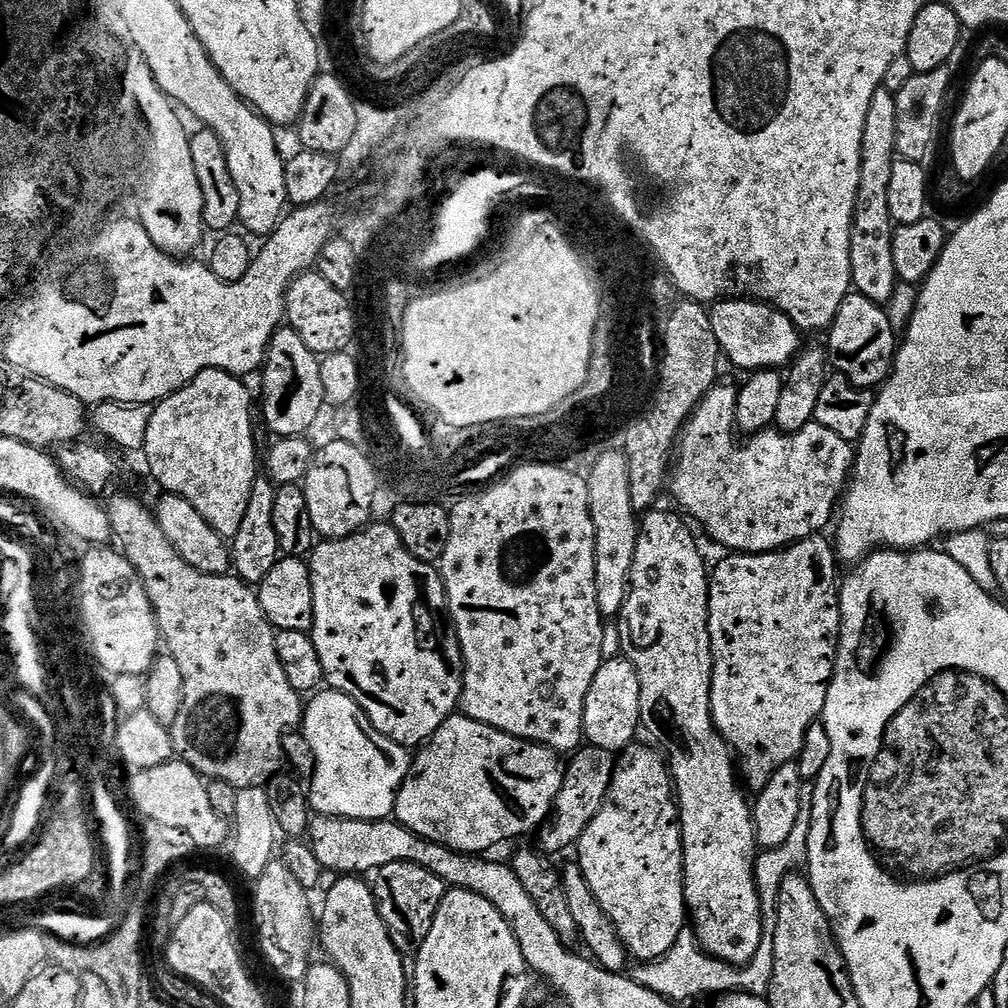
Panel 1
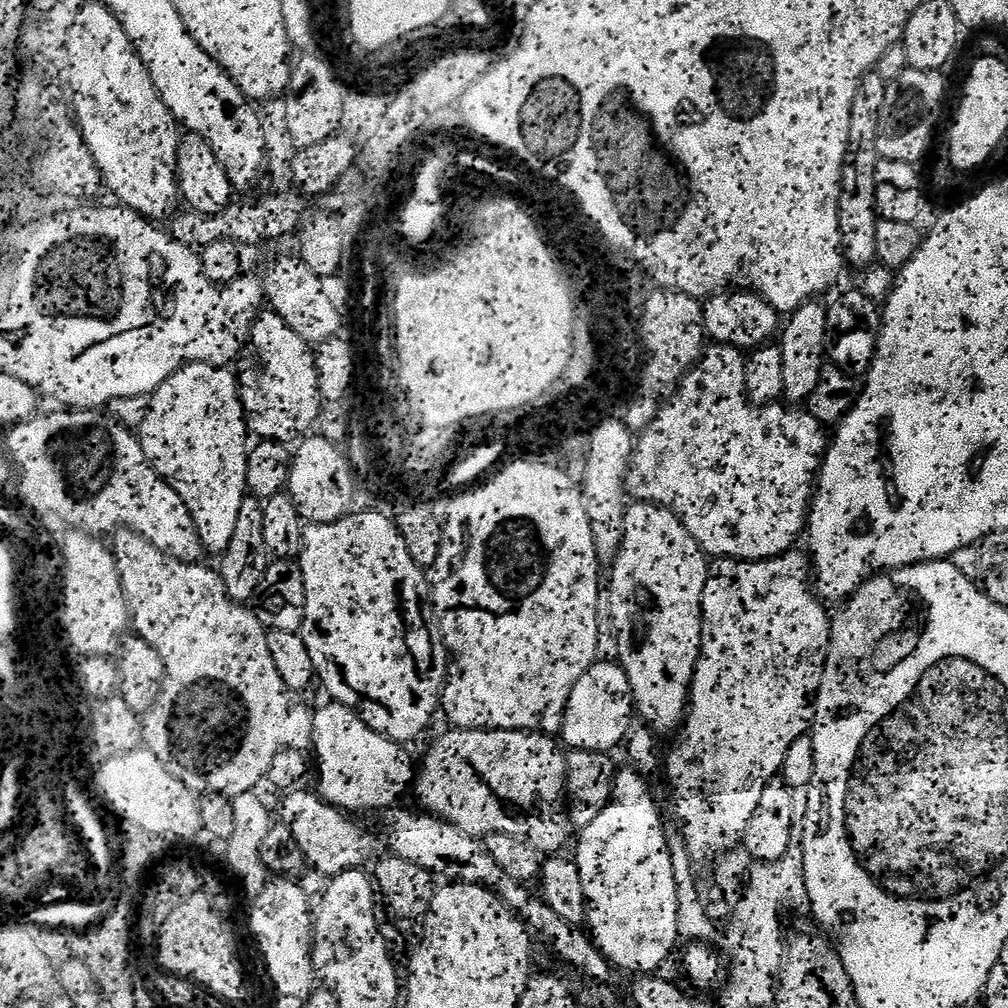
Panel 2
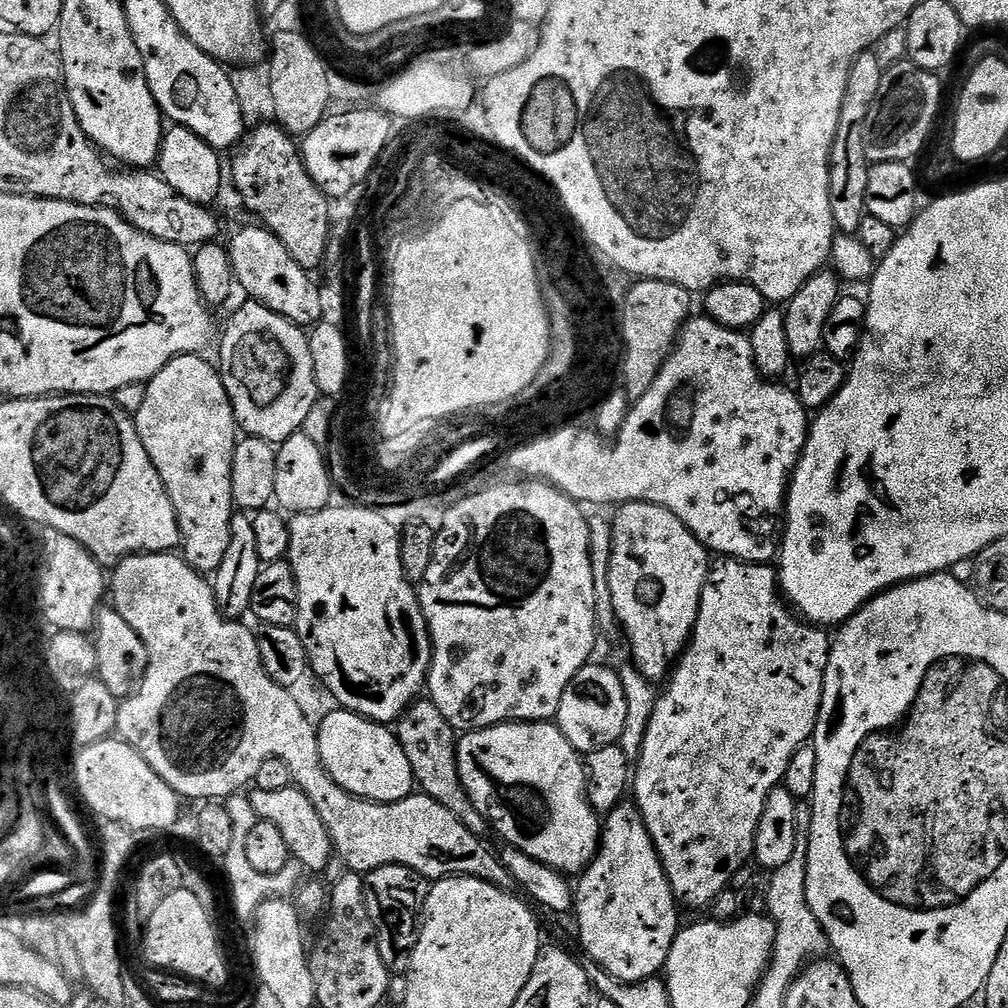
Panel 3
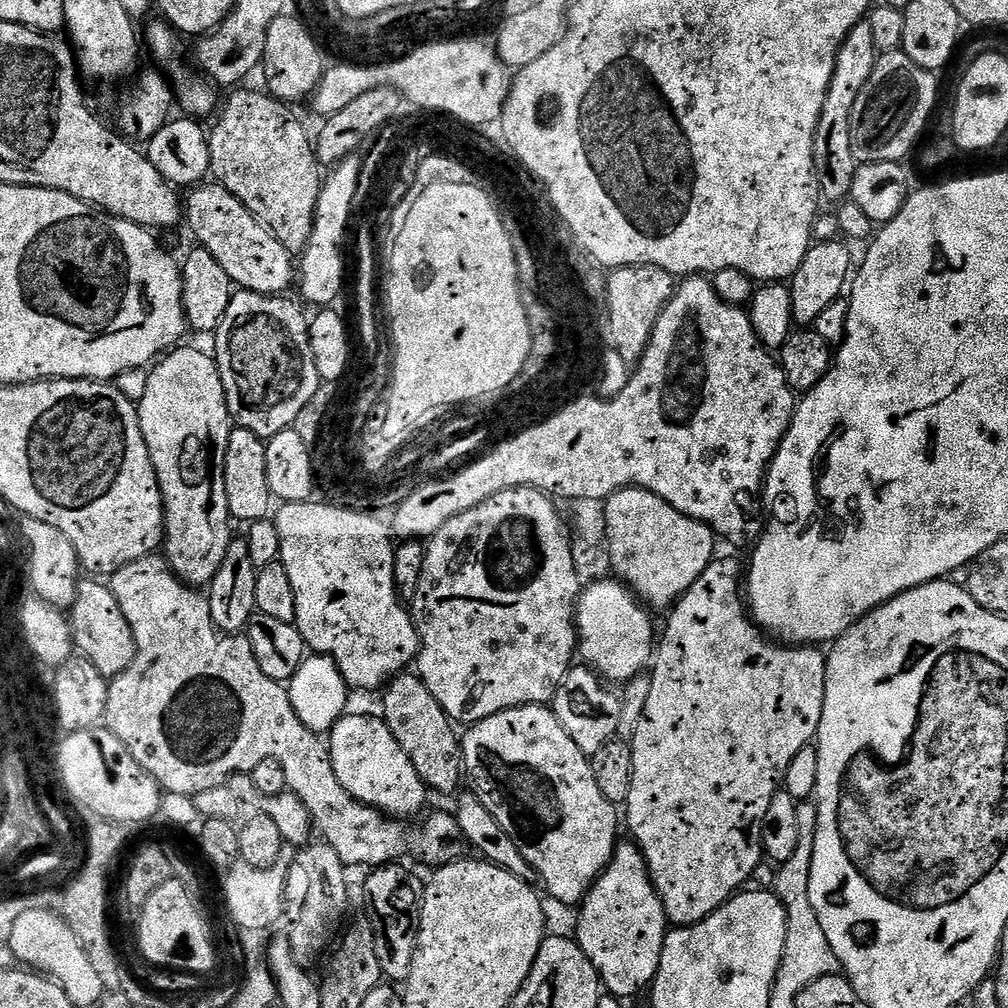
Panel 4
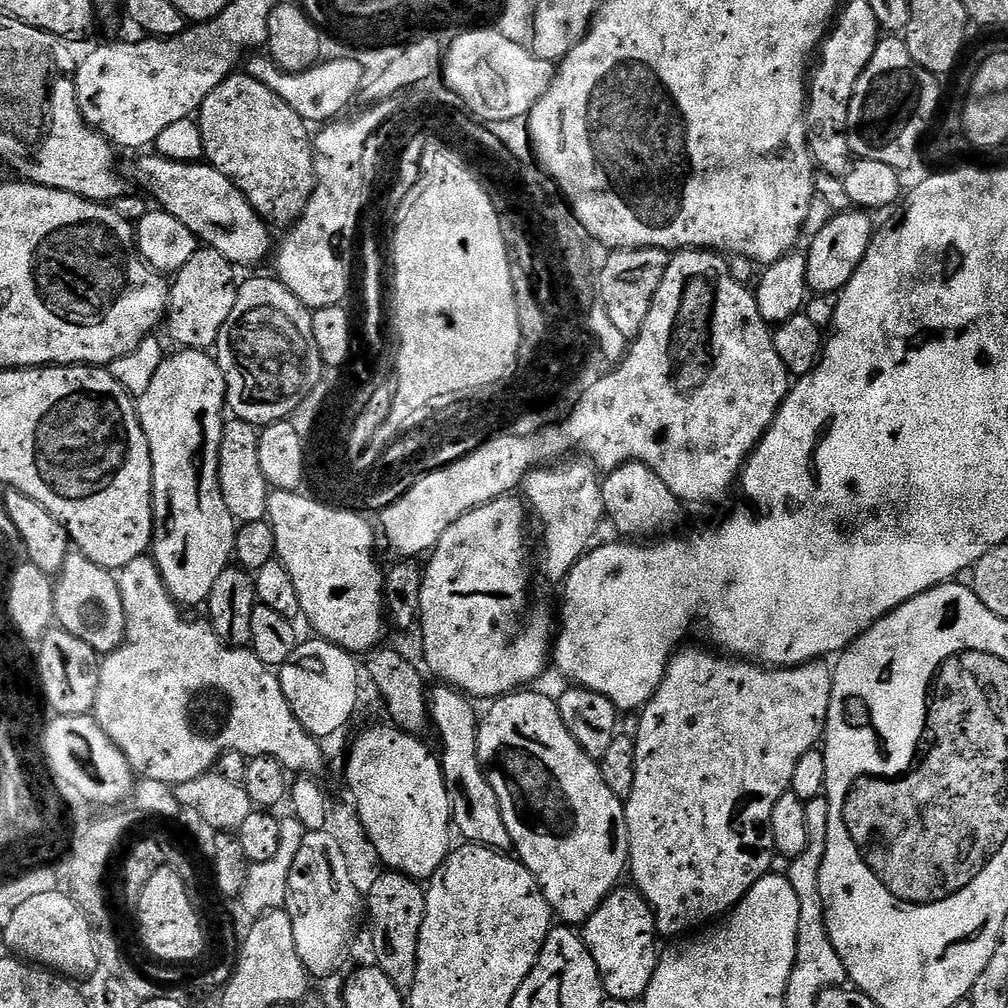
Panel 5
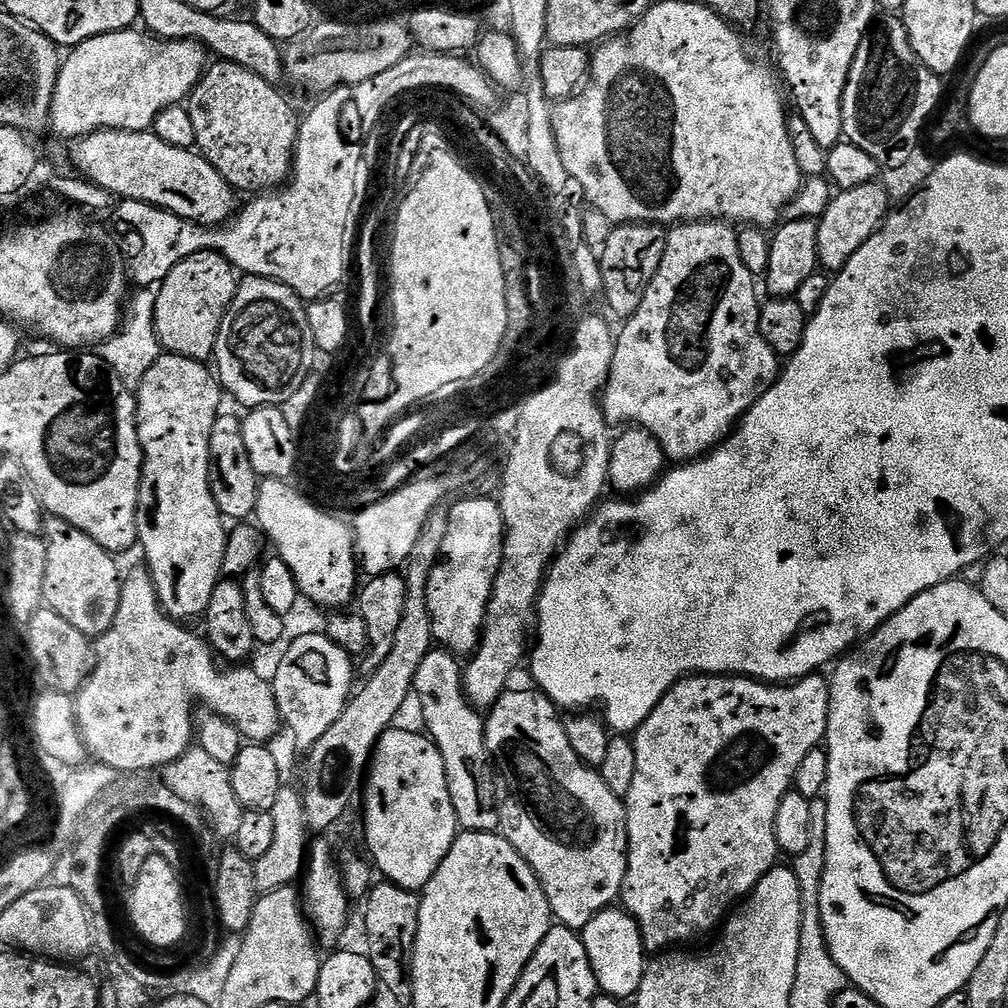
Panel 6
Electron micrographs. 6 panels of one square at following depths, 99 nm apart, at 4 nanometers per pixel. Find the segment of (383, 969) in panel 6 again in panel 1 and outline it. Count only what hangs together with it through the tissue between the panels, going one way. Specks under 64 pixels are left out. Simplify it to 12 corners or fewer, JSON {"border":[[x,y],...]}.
{"border":[[414,862],[375,873],[382,922],[415,957],[446,891]]}

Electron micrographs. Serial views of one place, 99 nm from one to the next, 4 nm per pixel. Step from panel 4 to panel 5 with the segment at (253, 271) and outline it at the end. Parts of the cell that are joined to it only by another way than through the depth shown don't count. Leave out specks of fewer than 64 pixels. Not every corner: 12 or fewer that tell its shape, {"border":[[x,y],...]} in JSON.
{"border":[[155,154],[136,180],[201,245],[243,269],[269,225],[211,164]]}

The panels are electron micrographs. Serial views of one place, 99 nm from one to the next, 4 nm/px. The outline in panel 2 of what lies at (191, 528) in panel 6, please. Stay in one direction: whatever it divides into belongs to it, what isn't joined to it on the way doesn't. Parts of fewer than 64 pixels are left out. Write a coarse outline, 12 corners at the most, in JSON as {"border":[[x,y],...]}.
{"border":[[187,364],[138,429],[222,554],[249,495],[238,376]]}

